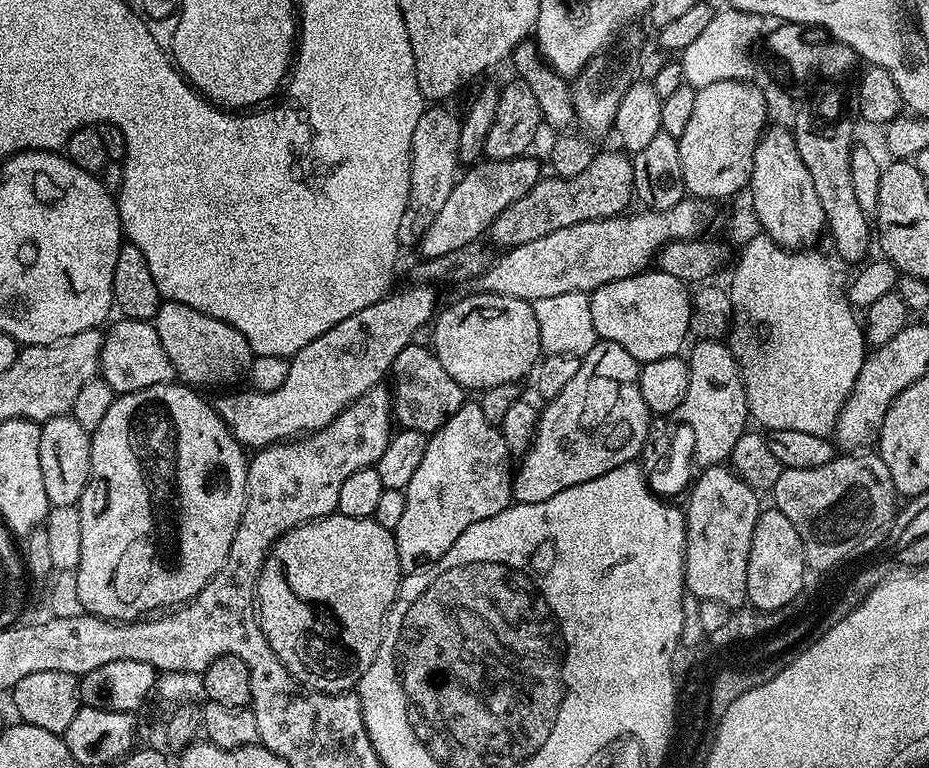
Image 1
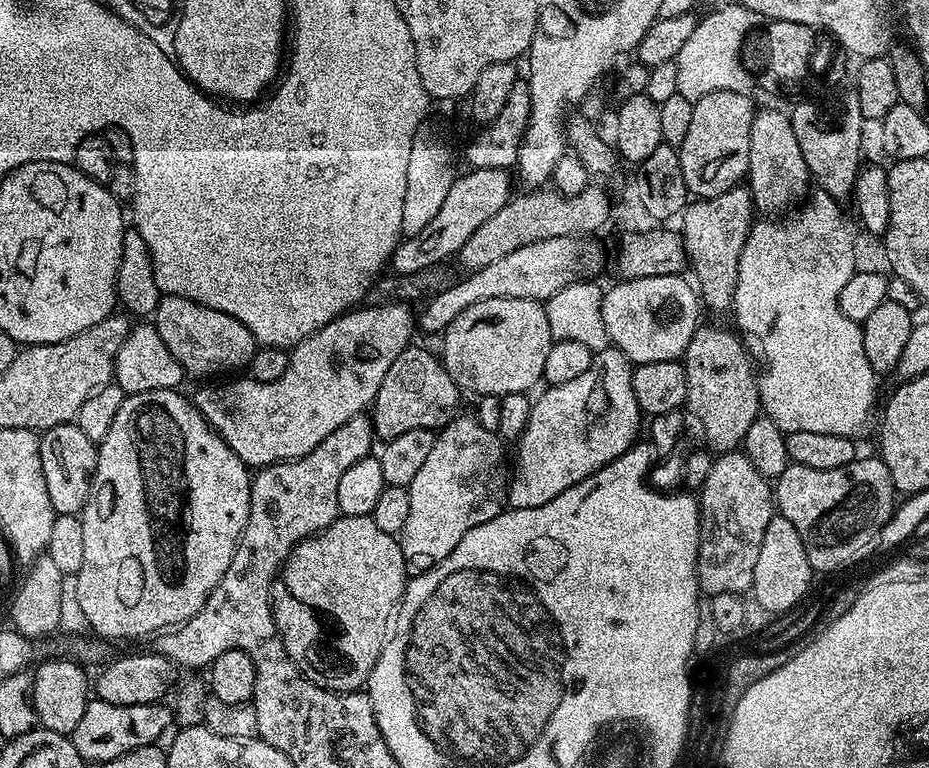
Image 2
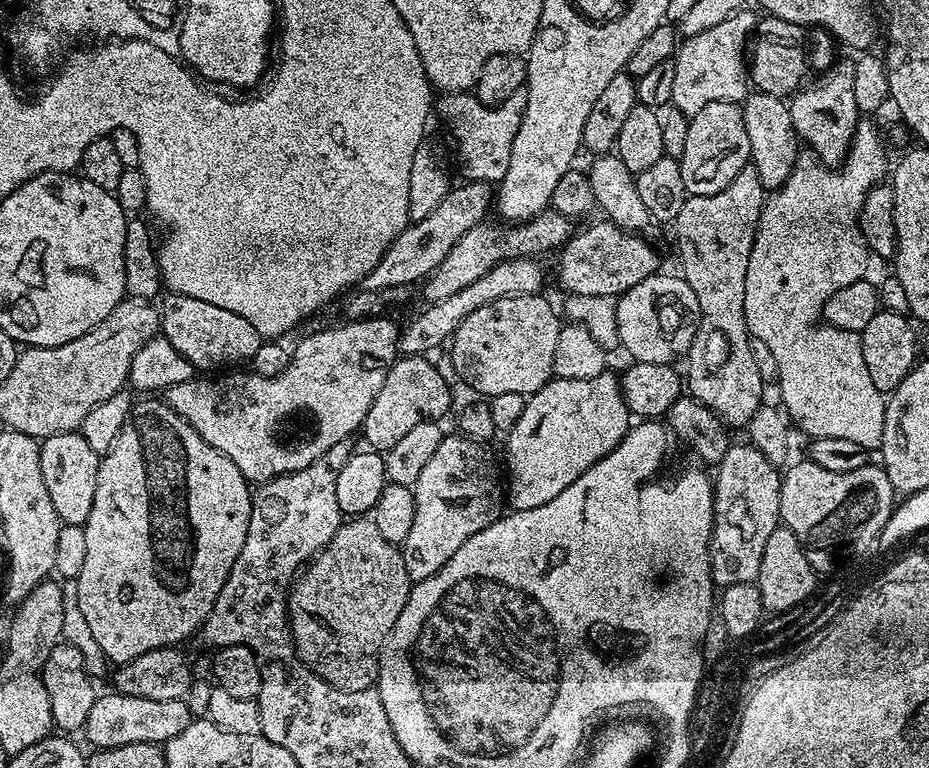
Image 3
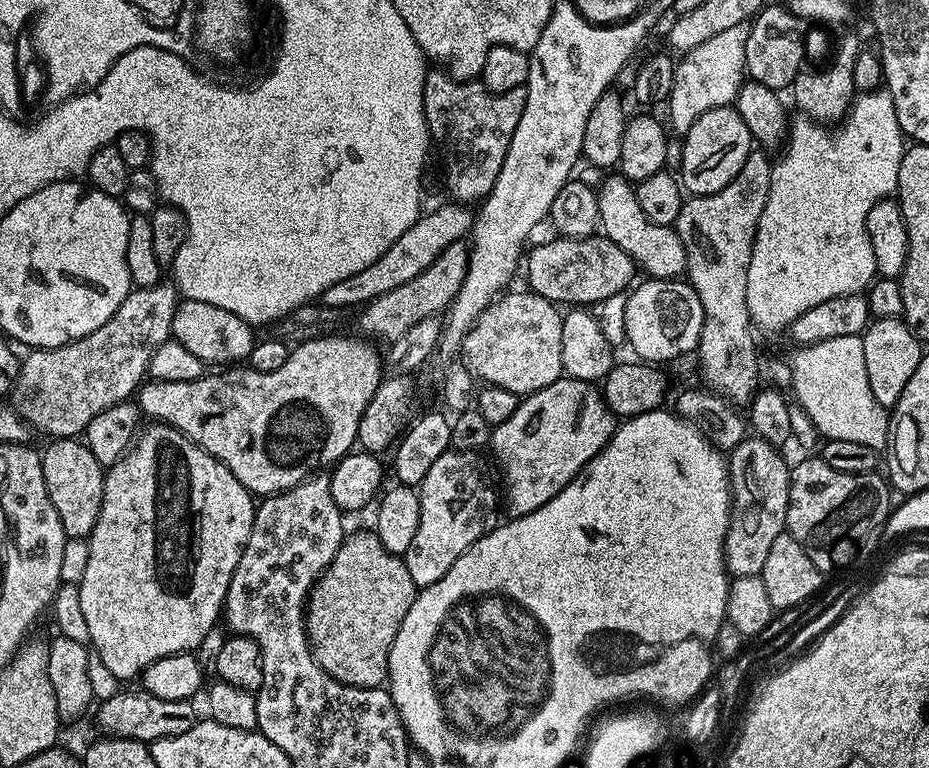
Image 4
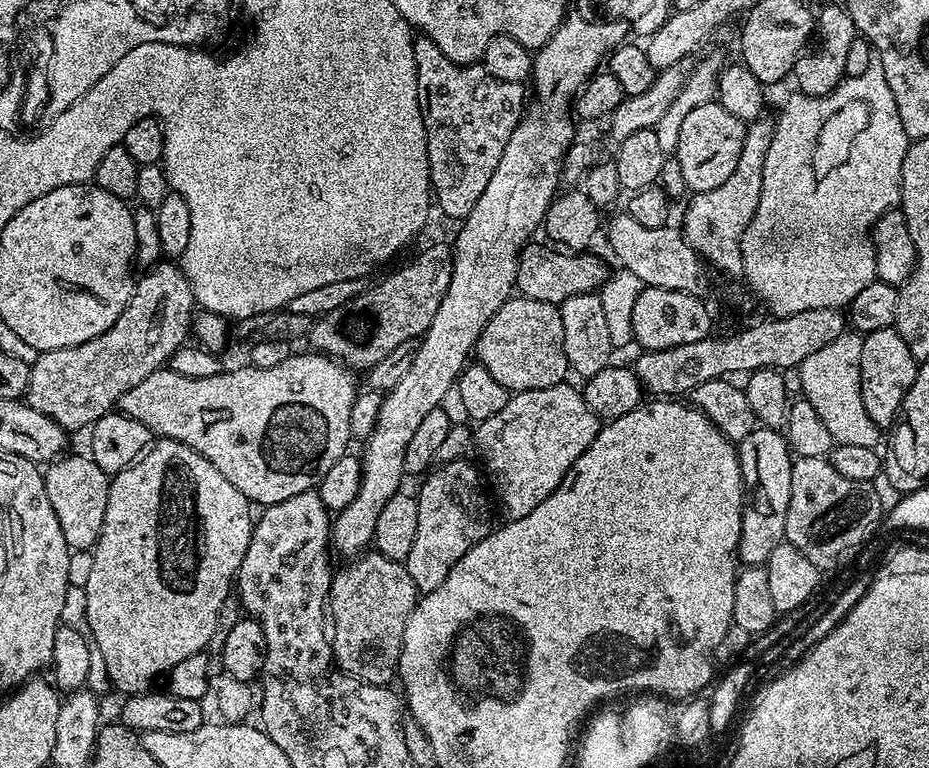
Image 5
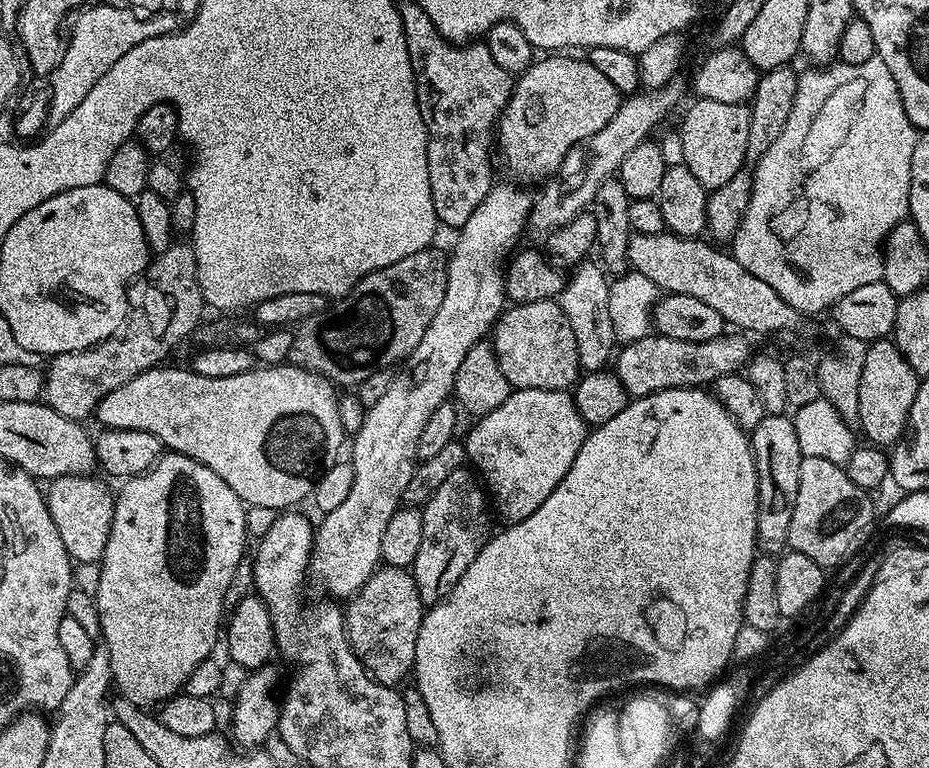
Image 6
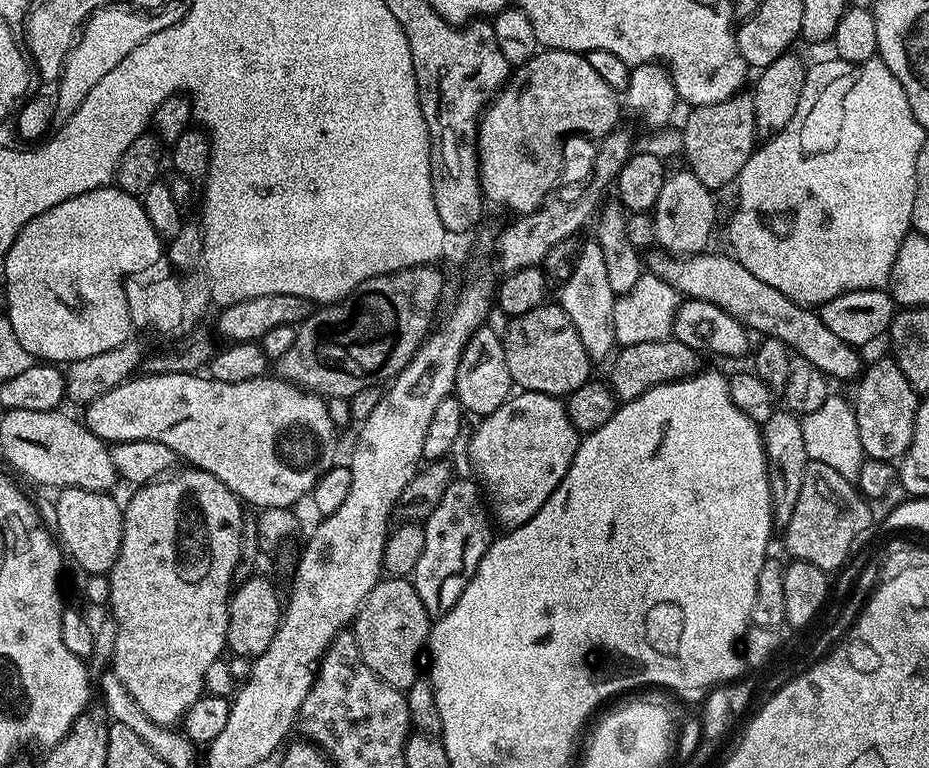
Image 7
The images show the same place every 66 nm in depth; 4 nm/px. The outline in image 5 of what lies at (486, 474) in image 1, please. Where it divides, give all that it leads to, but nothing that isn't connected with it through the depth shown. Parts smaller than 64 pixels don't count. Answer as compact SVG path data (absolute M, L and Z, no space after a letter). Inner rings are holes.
M455 460L440 464L423 477L424 485L418 491L418 535L406 561L417 593L438 590L458 561L493 531L492 512L488 509L489 493L486 488L484 493L478 468L477 472L472 462Z

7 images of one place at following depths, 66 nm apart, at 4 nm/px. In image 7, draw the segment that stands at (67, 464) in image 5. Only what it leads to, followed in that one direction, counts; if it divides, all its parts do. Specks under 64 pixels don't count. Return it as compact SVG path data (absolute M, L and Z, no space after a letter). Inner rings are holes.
M61 488L55 493L57 520L54 525L55 535L66 553L67 559L72 560L89 576L107 574L112 571L114 562L122 546L122 530L124 529L124 510L121 501L115 500L115 495L81 488Z

